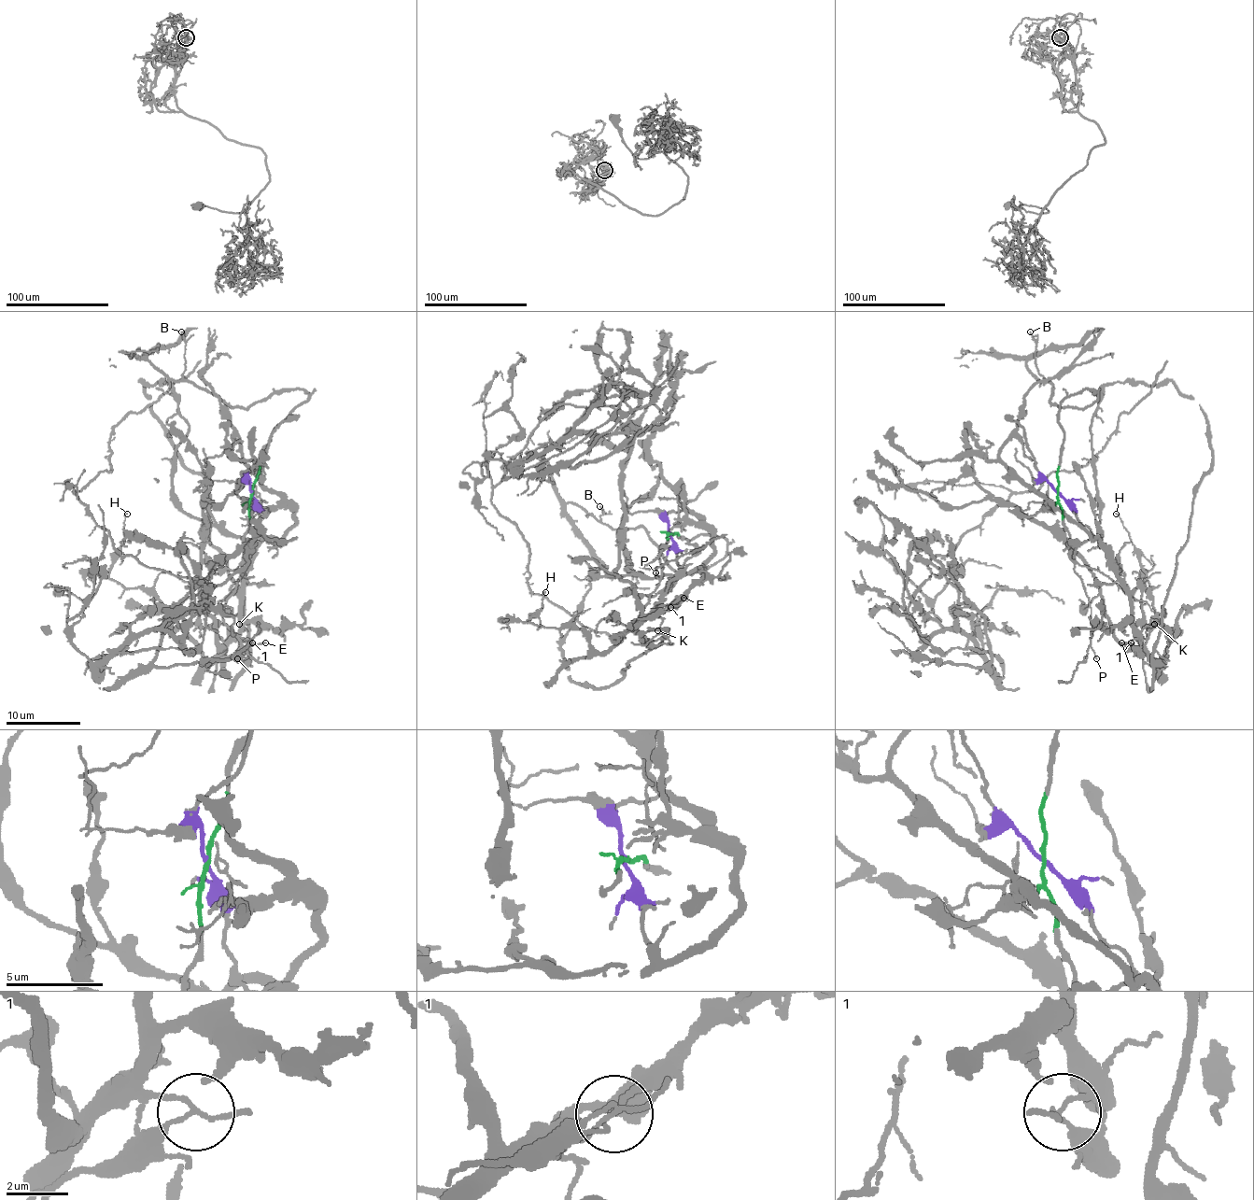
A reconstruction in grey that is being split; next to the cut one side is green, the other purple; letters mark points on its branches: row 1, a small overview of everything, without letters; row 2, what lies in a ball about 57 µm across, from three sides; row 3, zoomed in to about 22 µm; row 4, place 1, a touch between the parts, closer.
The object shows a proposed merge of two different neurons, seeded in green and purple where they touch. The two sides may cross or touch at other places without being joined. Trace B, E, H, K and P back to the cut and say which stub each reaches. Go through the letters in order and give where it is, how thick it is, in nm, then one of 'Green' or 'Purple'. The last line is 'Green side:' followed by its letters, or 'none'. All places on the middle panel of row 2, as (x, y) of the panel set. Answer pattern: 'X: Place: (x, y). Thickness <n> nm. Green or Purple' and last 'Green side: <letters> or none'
B: Place: (599, 506). Thickness 110 nm. Green
E: Place: (683, 598). Thickness 140 nm. Purple
H: Place: (545, 592). Thickness 110 nm. Purple
K: Place: (657, 630). Thickness 130 nm. Purple
P: Place: (655, 572). Thickness 100 nm. Green
Green side: B, P

